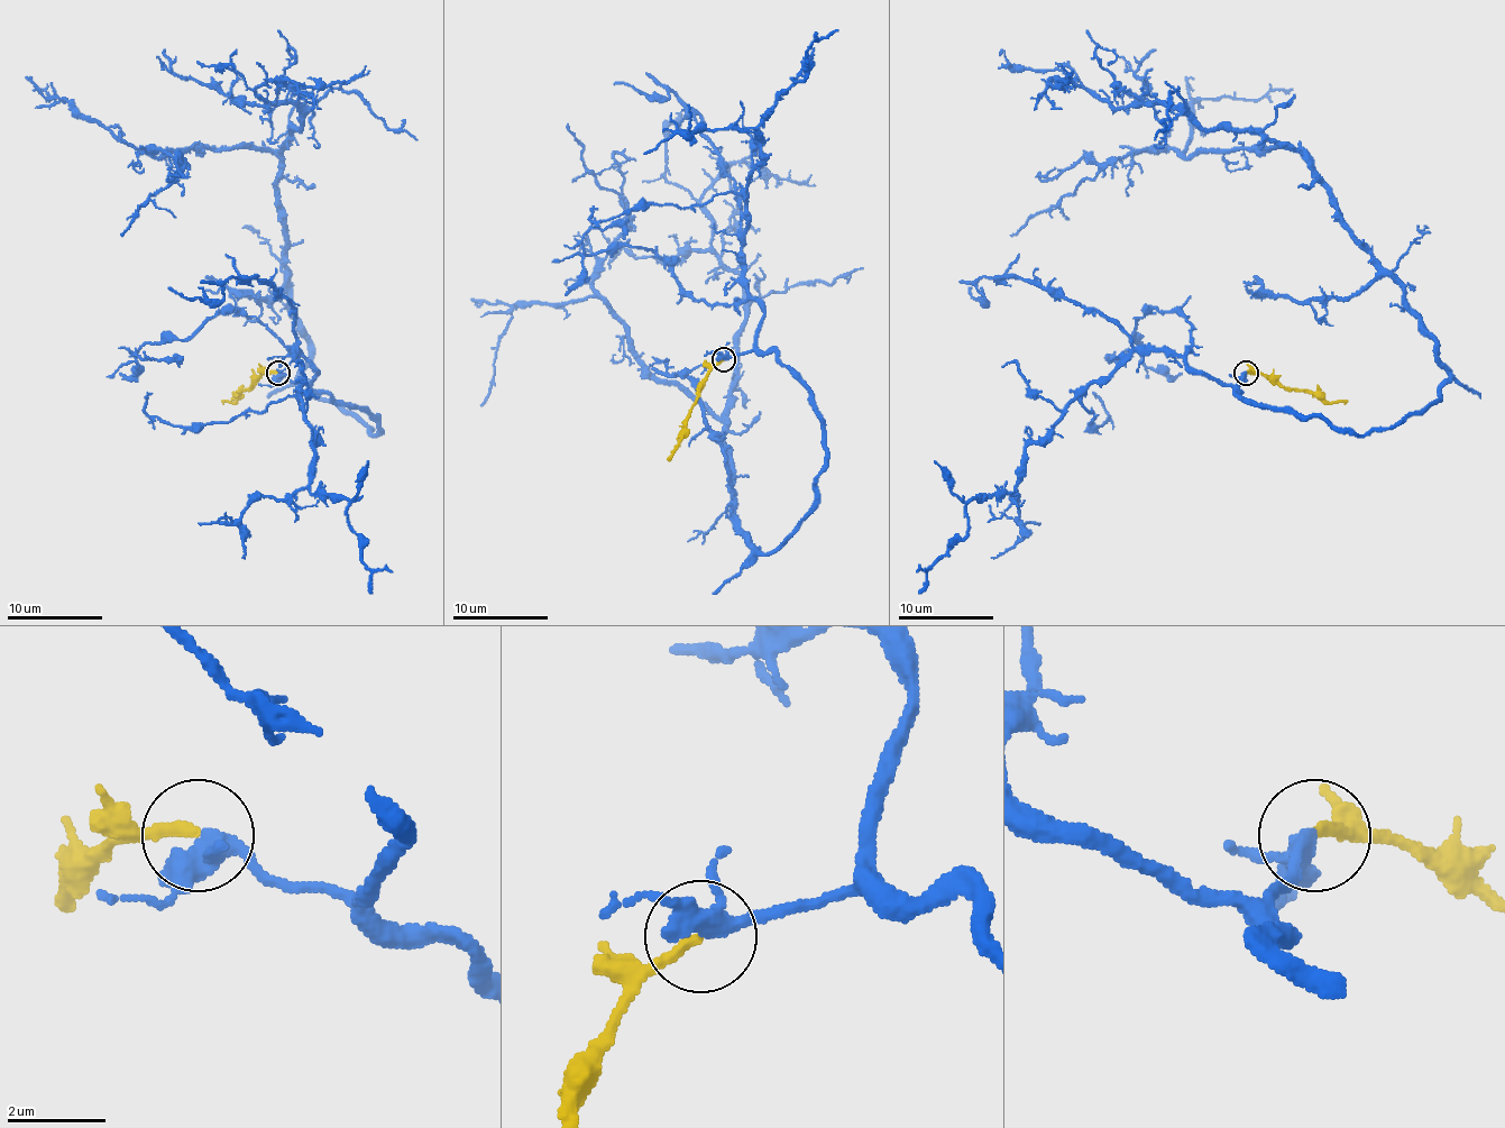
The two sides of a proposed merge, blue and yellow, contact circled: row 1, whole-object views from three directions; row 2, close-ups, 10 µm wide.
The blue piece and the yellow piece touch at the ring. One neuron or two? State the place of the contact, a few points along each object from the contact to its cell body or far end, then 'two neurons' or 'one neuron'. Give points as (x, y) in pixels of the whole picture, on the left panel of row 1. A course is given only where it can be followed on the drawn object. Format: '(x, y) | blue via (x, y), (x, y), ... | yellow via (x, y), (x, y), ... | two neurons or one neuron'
(277, 373) | blue via (278, 374), (381, 428), (304, 376), (278, 159), (147, 149), (181, 159), (181, 174), (121, 236) | yellow via (278, 374), (264, 374), (233, 402), (223, 400) | one neuron

